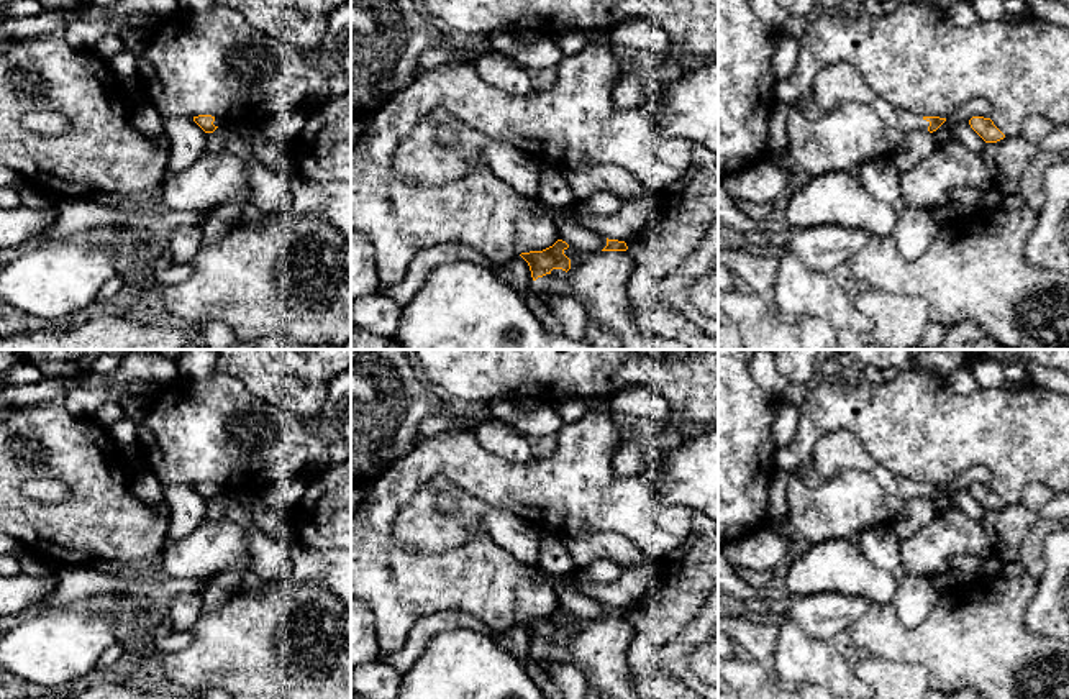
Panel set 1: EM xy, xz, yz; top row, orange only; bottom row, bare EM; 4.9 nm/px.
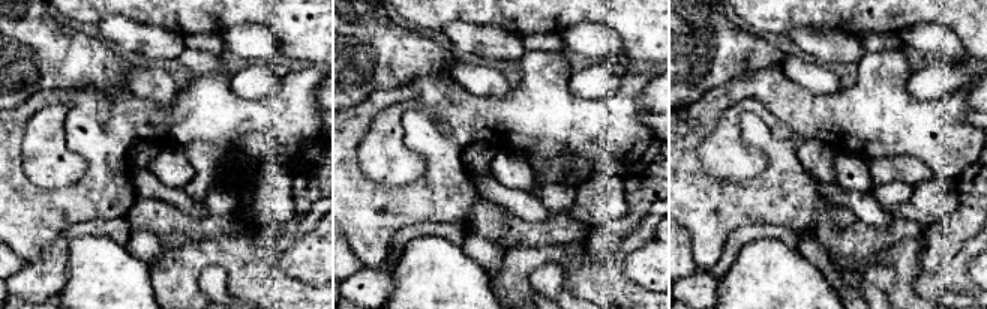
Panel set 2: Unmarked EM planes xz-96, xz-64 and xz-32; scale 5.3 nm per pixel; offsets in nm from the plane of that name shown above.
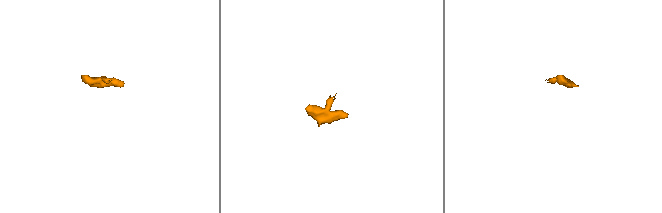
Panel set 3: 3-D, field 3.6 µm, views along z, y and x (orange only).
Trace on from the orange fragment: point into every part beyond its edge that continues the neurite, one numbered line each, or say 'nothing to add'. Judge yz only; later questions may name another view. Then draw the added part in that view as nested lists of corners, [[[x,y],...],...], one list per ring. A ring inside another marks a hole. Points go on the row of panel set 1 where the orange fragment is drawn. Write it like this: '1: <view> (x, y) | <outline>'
1: yz (837, 84) | [[[835,62],[823,67],[813,80],[813,100],[823,113],[846,103],[871,107],[882,121],[902,131],[928,130],[930,121],[910,113],[877,95],[849,62]]]

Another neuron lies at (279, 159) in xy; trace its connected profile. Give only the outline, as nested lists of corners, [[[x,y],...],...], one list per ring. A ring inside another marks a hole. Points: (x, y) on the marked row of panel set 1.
[[[220,125],[213,133],[208,133],[205,153],[223,151],[225,139],[230,131],[239,131],[251,146],[256,159],[272,172],[289,177],[298,172],[293,151],[257,135],[254,126]]]

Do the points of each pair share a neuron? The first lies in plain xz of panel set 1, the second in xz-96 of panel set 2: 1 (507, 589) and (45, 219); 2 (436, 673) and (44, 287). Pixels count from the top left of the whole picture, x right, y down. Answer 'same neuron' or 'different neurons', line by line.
1: same neuron
2: different neurons

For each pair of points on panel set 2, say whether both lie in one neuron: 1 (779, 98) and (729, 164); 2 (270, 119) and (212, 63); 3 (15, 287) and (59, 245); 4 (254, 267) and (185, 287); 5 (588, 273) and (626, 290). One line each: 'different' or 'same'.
1: different
2: same
3: same
4: same
5: same

